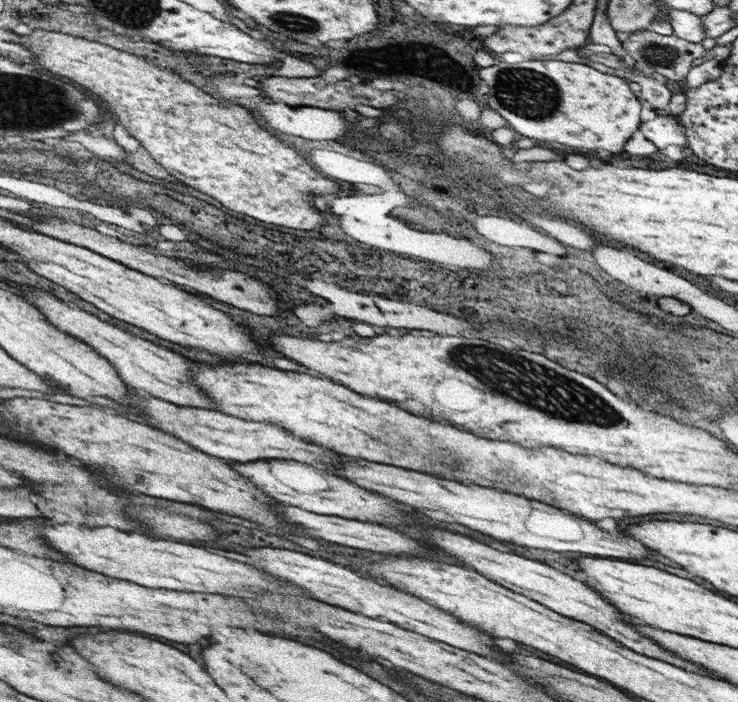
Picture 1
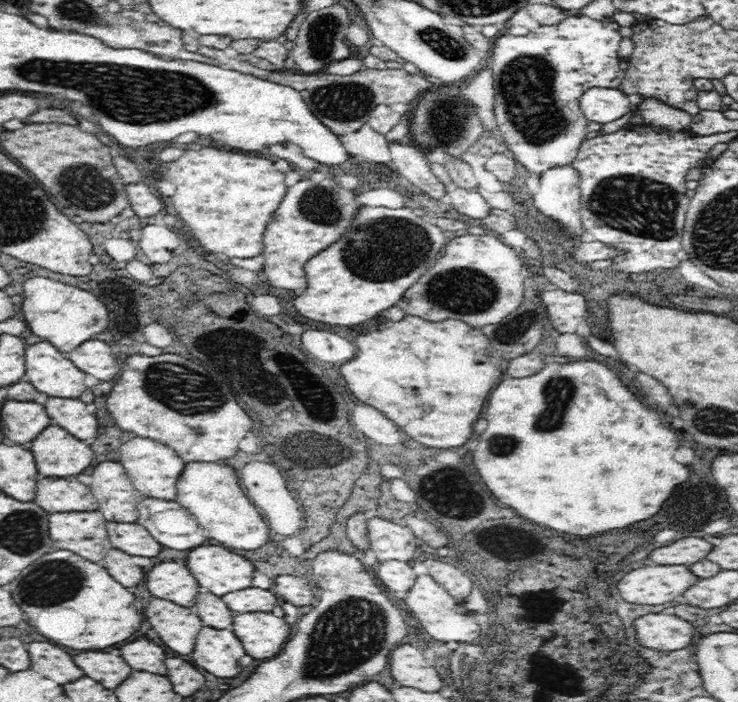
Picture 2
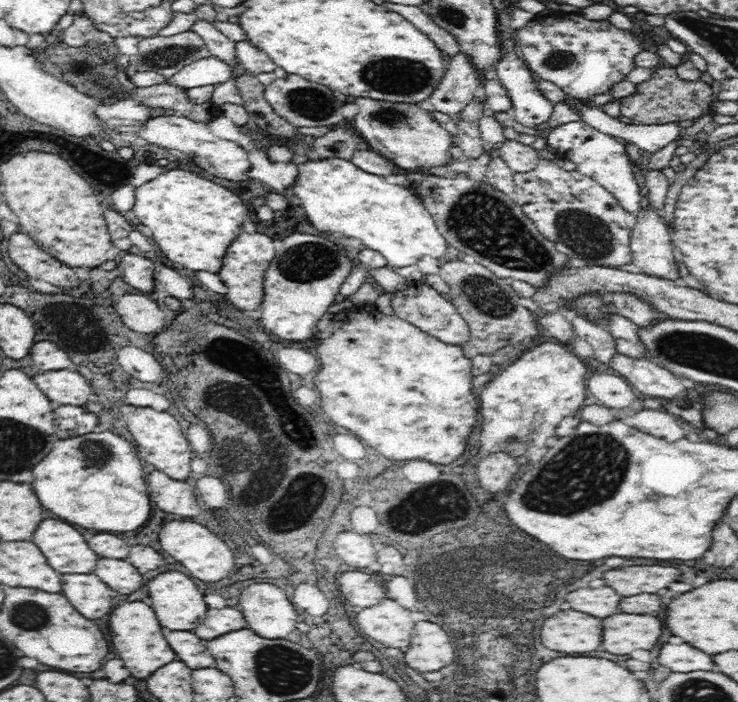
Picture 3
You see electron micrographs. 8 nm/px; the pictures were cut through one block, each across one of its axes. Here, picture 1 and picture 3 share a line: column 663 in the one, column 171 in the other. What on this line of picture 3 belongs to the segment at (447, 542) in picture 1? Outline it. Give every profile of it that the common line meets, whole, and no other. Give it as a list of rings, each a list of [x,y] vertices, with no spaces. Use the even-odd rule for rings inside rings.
[[[126,602],[126,604],[118,606],[110,614],[110,630],[112,630],[110,644],[112,644],[114,654],[124,662],[126,670],[136,680],[146,680],[158,668],[166,666],[170,660],[176,660],[176,656],[178,656],[166,644],[164,634],[162,634],[162,628],[160,628],[160,624],[158,624],[152,608],[148,608],[142,602]]]

